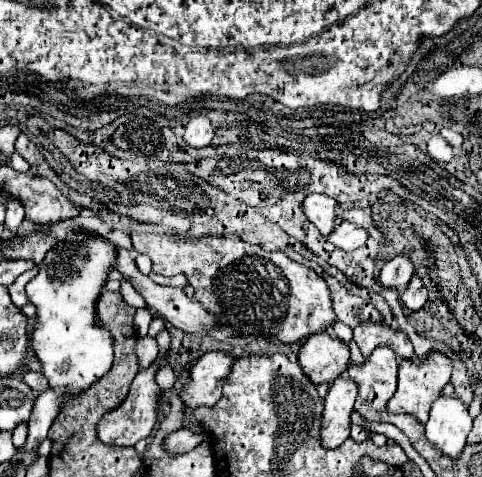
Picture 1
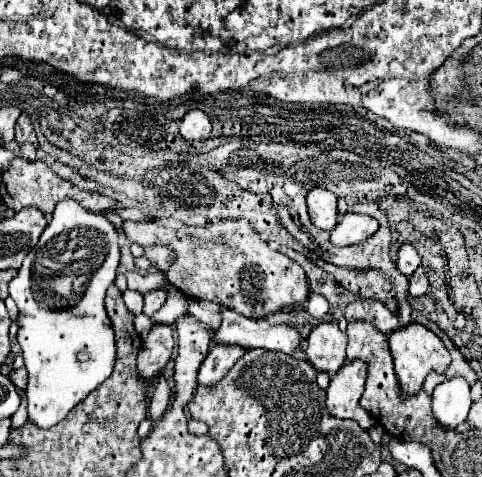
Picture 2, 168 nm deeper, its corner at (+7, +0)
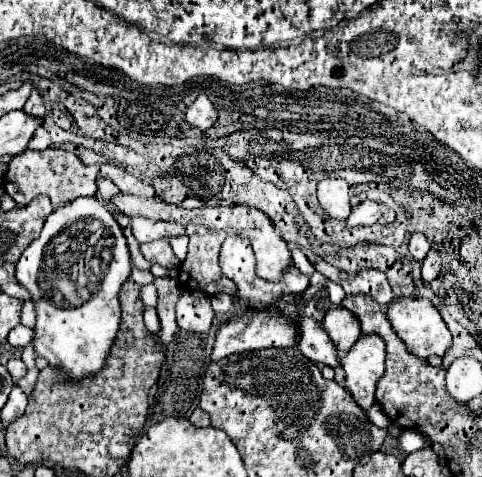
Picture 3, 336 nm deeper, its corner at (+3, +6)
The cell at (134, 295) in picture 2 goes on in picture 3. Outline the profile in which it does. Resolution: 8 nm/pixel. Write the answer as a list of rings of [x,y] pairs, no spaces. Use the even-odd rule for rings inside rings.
[[[150,283],[146,287],[142,287],[142,301],[146,307],[156,307],[158,303],[158,293],[156,293],[156,287]]]

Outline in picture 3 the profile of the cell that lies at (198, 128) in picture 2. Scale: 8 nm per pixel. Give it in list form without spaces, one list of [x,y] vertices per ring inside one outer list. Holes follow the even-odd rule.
[[[200,93],[200,95],[196,97],[196,101],[188,107],[188,111],[186,111],[186,121],[188,121],[190,125],[202,129],[202,131],[210,129],[210,127],[216,123],[216,109],[214,109],[212,101],[210,101],[204,93]]]

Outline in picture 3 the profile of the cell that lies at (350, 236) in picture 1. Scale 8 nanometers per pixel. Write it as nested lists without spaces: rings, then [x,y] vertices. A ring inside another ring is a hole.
[[[364,200],[352,209],[350,217],[348,217],[348,227],[356,227],[356,225],[387,225],[396,219],[396,213],[382,205],[382,203],[374,203],[371,200]]]

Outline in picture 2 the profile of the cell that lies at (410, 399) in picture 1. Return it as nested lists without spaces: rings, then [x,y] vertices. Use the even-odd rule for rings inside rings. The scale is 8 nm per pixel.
[[[416,323],[404,325],[388,337],[388,343],[390,343],[392,359],[394,359],[394,371],[396,371],[396,377],[398,377],[398,385],[400,385],[400,397],[416,395],[422,389],[422,383],[424,383],[424,379],[430,371],[444,373],[450,365],[448,349],[424,325],[416,325]]]

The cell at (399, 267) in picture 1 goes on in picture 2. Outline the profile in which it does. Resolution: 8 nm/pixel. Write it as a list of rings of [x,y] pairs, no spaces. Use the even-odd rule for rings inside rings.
[[[402,245],[402,247],[398,249],[396,269],[398,269],[402,275],[410,277],[410,275],[418,269],[418,265],[420,265],[420,255],[418,255],[418,251],[416,251],[412,245]]]

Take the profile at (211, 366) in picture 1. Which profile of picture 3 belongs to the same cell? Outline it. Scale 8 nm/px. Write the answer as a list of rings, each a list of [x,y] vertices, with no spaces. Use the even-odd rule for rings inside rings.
[[[230,235],[220,251],[220,267],[226,277],[230,277],[238,285],[238,299],[246,301],[246,311],[234,315],[230,321],[222,323],[216,331],[216,343],[212,351],[212,361],[220,361],[222,357],[228,357],[232,353],[246,353],[266,347],[296,347],[298,343],[298,325],[294,319],[290,319],[284,313],[270,311],[278,297],[290,295],[290,293],[304,293],[310,285],[308,277],[300,273],[296,267],[288,265],[284,271],[284,277],[280,281],[264,281],[254,271],[254,253],[250,247],[250,241],[246,237]]]

